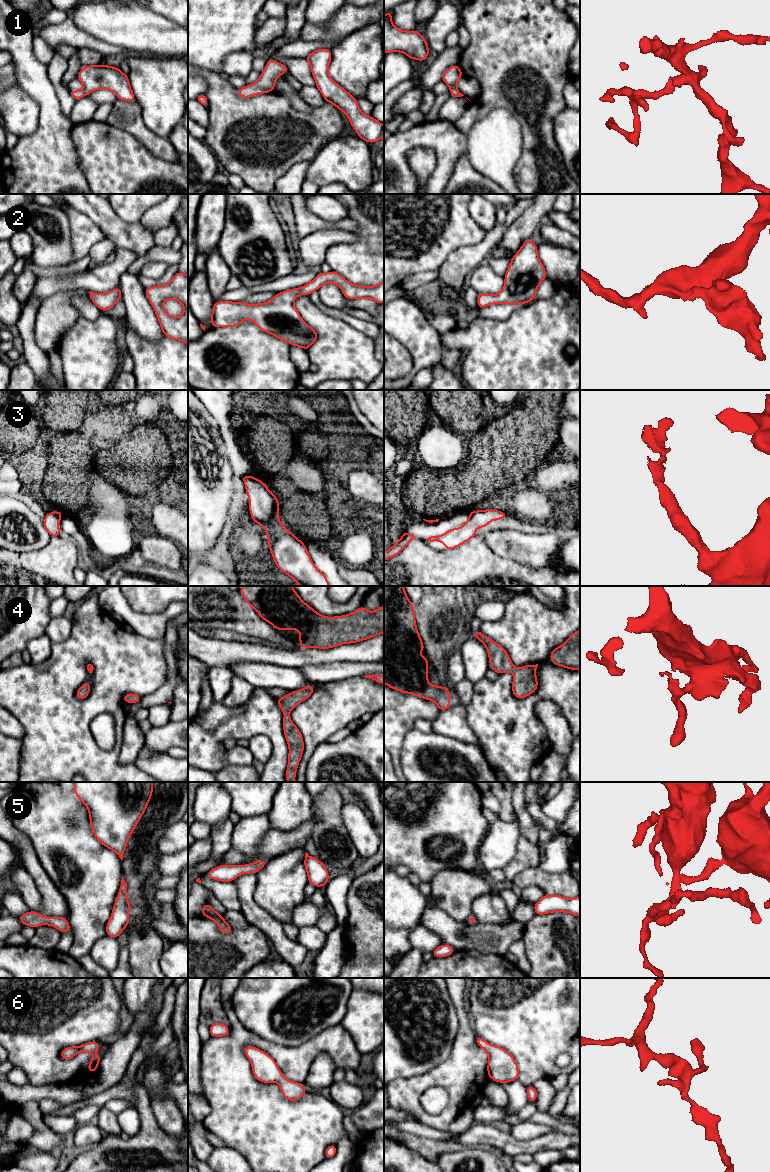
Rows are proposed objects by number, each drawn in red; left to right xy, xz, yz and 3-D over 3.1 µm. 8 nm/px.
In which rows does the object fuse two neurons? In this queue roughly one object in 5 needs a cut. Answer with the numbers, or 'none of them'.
none of them

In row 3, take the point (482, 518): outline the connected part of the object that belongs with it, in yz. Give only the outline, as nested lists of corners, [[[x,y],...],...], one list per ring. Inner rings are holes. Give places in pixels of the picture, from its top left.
[[[494,509],[471,511],[469,519],[462,525],[461,529],[454,527],[446,531],[442,535],[431,536],[427,538],[430,542],[442,542],[445,545],[445,550],[451,550],[459,547],[463,543],[469,541],[477,535],[477,525],[480,528],[486,527],[493,520],[501,520],[508,516],[508,513]]]

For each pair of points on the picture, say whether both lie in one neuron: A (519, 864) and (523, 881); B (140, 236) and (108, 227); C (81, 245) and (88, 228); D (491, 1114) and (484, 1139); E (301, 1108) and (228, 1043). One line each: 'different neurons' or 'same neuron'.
A: different neurons
B: same neuron
C: same neuron
D: different neurons
E: same neuron

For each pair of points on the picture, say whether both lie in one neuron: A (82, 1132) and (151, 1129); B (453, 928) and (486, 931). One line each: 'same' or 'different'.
A: different
B: same

